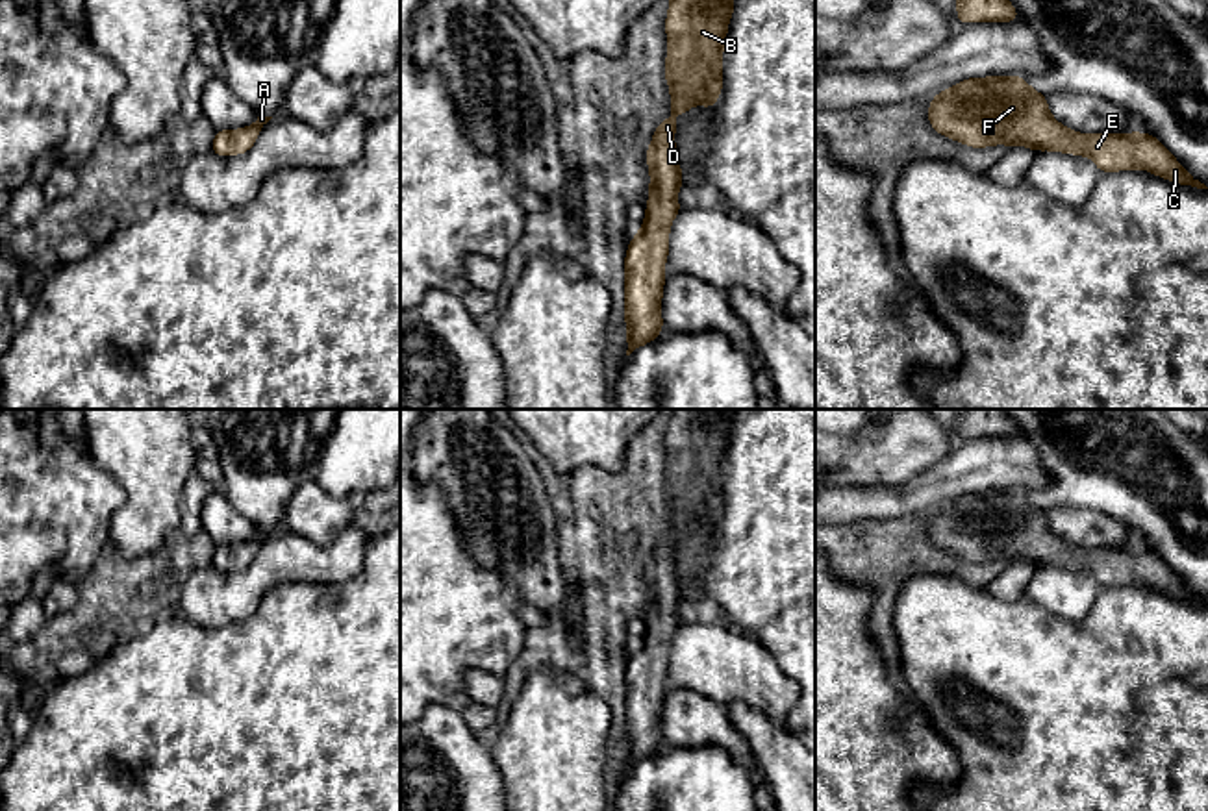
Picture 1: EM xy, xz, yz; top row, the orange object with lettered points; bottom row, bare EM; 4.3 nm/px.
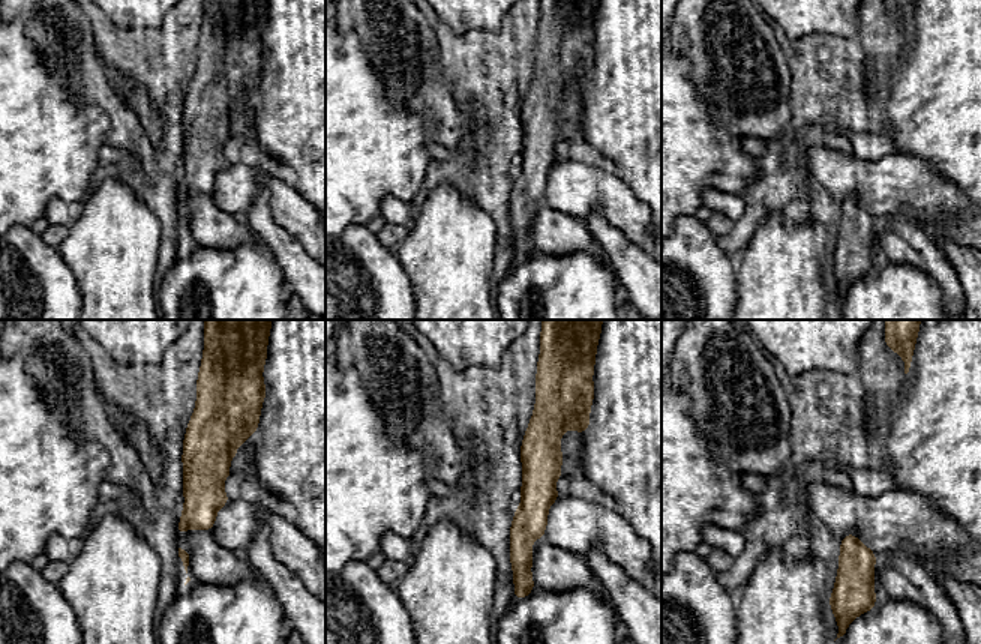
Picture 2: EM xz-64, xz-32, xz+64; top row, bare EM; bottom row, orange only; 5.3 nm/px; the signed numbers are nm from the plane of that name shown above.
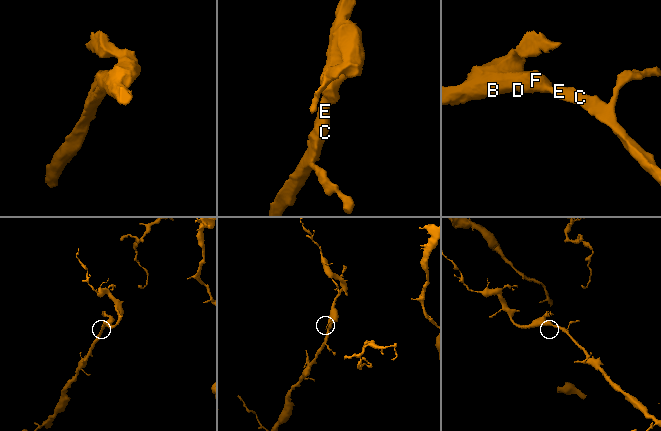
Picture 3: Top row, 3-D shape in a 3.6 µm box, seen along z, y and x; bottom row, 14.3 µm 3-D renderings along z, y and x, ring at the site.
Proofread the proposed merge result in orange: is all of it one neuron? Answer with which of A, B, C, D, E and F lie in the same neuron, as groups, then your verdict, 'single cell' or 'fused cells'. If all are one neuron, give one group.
groups A B C D E F; single cell

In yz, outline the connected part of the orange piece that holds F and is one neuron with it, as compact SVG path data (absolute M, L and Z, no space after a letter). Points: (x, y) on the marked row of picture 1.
M1021 76L969 78L932 96L930 126L973 148L1021 144L1088 156L1099 172L1143 168L1180 185L1208 189L1149 133L1076 133L1052 119L1045 94Z

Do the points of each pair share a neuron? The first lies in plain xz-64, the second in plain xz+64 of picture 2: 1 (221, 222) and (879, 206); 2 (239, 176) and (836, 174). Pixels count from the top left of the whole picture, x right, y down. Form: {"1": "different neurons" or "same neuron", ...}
{"1": "different neurons", "2": "same neuron"}

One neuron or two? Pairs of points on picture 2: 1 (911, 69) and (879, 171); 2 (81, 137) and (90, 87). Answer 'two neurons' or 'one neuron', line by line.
1: two neurons
2: two neurons

